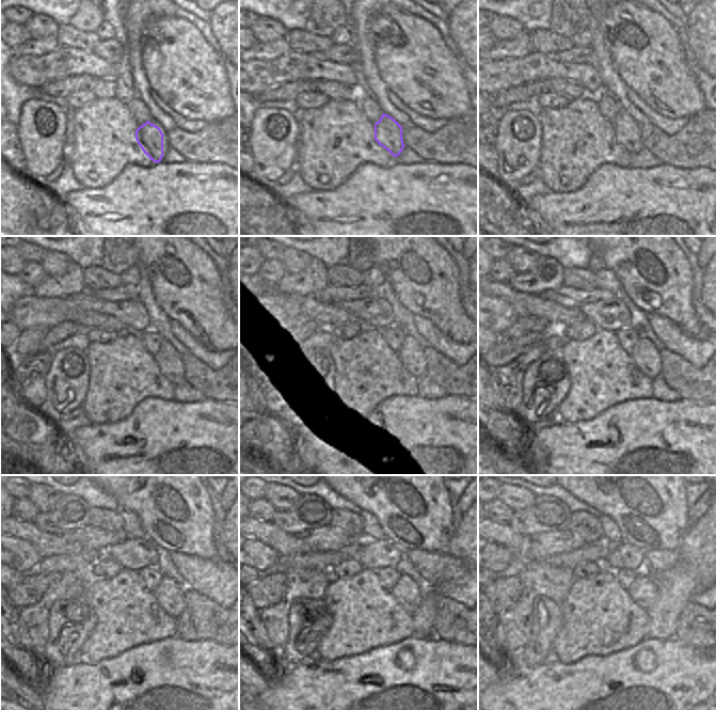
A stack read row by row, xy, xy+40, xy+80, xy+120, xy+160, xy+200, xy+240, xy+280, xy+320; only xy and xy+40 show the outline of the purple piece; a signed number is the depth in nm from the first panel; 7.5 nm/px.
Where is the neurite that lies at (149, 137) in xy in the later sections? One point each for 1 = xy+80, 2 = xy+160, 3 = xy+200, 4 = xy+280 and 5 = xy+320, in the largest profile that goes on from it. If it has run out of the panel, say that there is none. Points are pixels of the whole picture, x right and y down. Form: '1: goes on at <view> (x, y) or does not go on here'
1: goes on at xy+80 (627, 131)
2: goes on at xy+160 (409, 359)
3: goes on at xy+200 (647, 358)
4: goes on at xy+280 (408, 594)
5: goes on at xy+320 (642, 590)

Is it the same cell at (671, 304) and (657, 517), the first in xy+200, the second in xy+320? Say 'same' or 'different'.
same

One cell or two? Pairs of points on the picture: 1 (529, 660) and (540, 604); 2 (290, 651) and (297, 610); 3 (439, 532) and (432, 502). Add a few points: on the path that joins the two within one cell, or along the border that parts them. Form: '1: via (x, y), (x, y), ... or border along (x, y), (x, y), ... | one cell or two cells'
1: via (539, 646), (540, 618) | one cell
2: via (293, 641), (297, 633), (297, 620) | one cell
3: via (432, 524), (432, 509) | one cell

